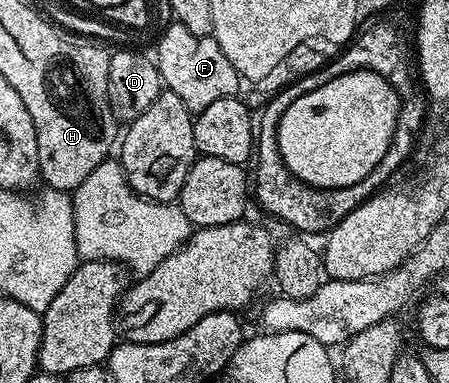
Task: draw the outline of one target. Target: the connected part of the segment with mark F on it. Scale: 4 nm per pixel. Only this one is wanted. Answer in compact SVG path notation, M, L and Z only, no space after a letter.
M176 21L170 22L161 33L155 62L161 74L162 84L171 93L175 93L175 97L179 97L183 105L187 105L189 112L202 111L215 101L234 98L240 92L237 90L243 87L243 80L238 75L235 65L227 61L223 49L219 49L212 35L195 37L195 33L183 29L183 25Z

